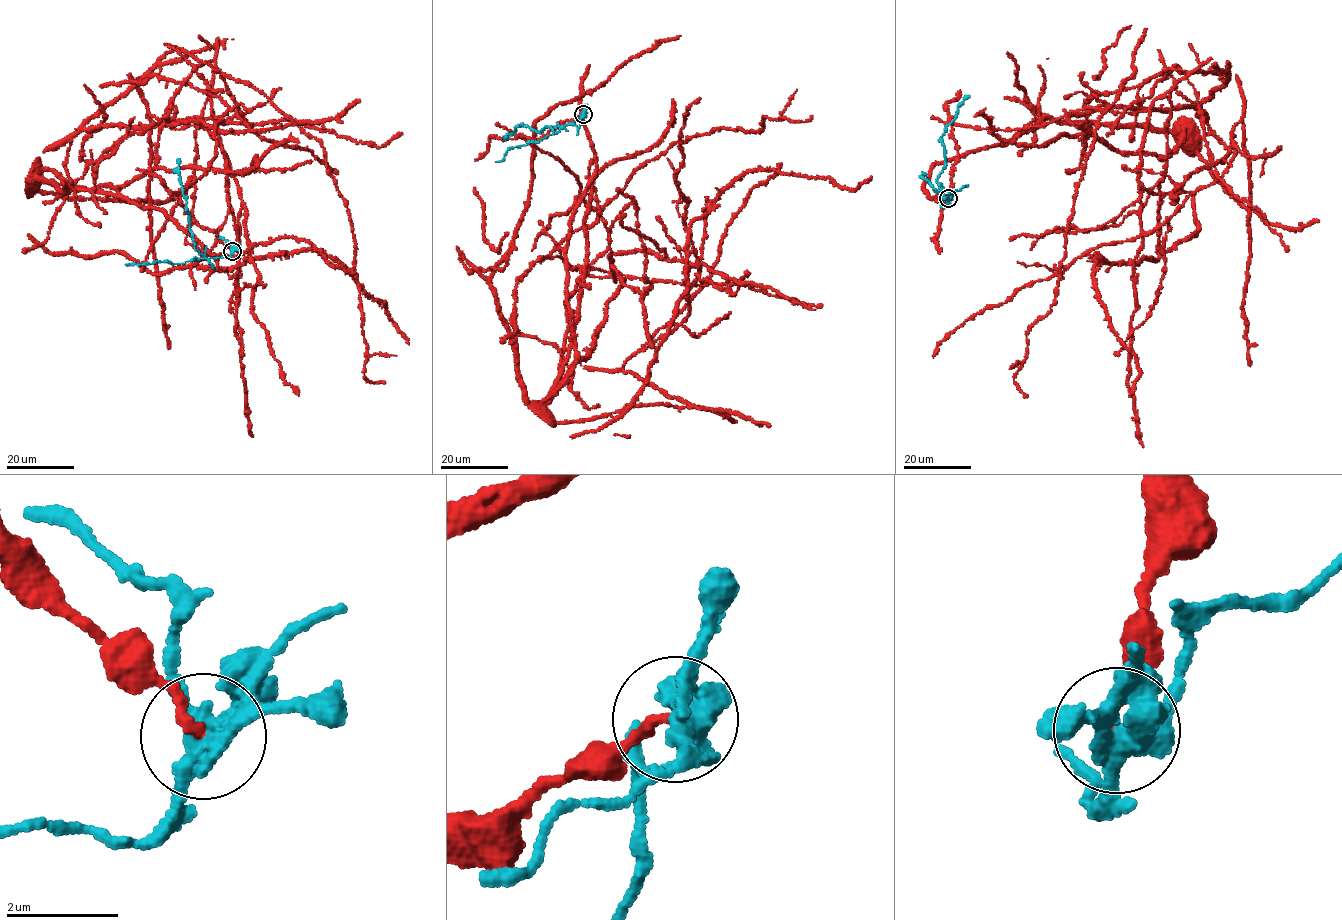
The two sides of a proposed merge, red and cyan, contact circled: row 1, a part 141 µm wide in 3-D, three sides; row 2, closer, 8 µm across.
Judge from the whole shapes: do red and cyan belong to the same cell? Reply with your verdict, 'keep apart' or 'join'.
keep apart

